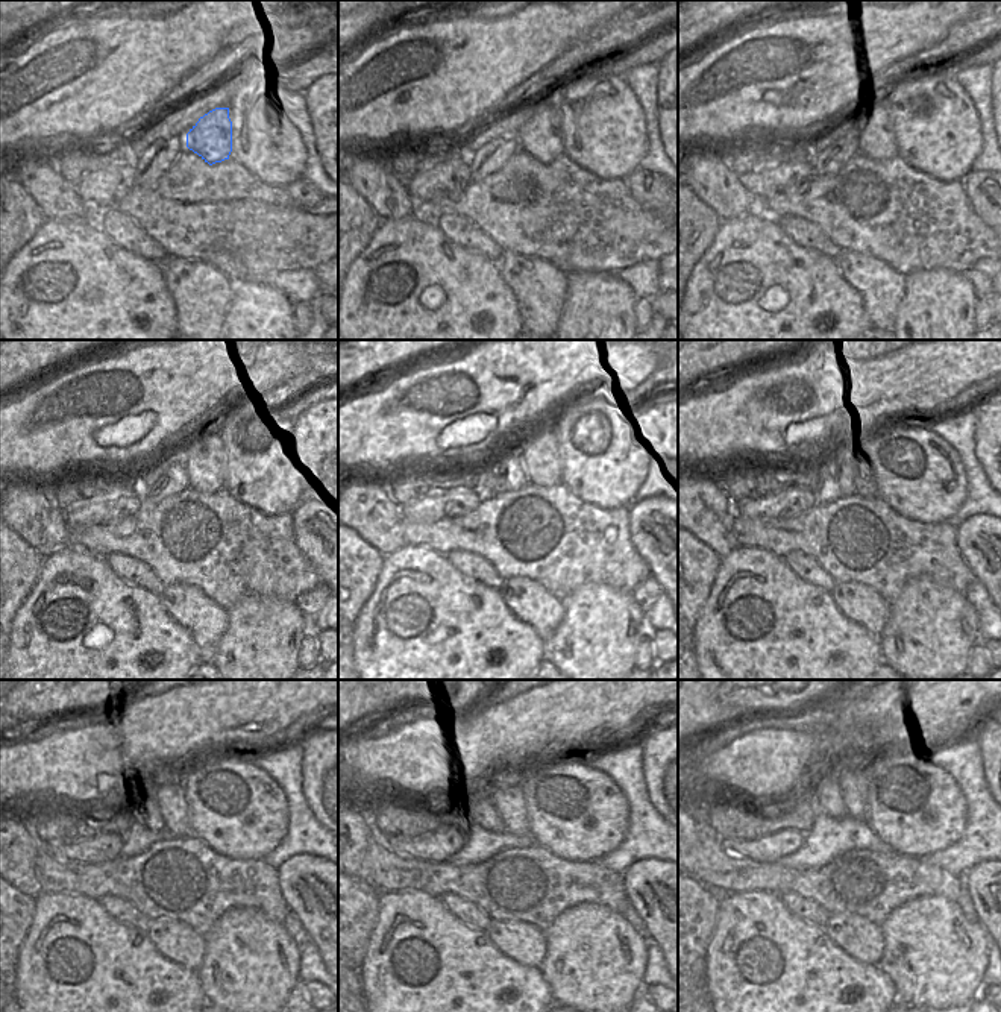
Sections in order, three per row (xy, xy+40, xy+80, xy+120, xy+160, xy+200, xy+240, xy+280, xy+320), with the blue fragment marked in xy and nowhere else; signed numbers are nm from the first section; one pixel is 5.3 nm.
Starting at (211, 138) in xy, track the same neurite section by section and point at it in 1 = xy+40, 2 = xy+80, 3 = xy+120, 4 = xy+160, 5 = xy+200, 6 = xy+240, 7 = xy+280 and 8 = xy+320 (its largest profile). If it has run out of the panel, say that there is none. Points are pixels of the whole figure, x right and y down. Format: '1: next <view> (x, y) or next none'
1: next xy+40 (542, 137)
2: next xy+80 (875, 137)
3: next xy+120 (200, 463)
4: next xy+160 (536, 462)
5: next xy+200 (854, 477)
6: next xy+240 (170, 800)
7: next xy+280 (510, 792)
8: next xy+320 (854, 779)

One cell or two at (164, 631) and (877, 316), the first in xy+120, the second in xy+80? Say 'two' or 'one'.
two

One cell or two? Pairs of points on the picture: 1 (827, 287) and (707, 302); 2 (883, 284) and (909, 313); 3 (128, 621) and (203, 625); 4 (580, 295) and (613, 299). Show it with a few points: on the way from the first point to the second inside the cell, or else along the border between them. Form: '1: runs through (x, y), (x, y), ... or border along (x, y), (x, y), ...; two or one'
1: runs through (797, 275), (737, 275); one
2: border along (906, 275), (906, 293), (892, 323); two
3: border along (158, 597), (164, 610), (188, 631), (200, 653); two
4: runs through (587, 295), (593, 299), (605, 299); one

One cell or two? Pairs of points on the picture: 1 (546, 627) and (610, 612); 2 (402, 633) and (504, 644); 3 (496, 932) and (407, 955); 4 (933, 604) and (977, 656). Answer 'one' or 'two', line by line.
1: two
2: one
3: two
4: two

